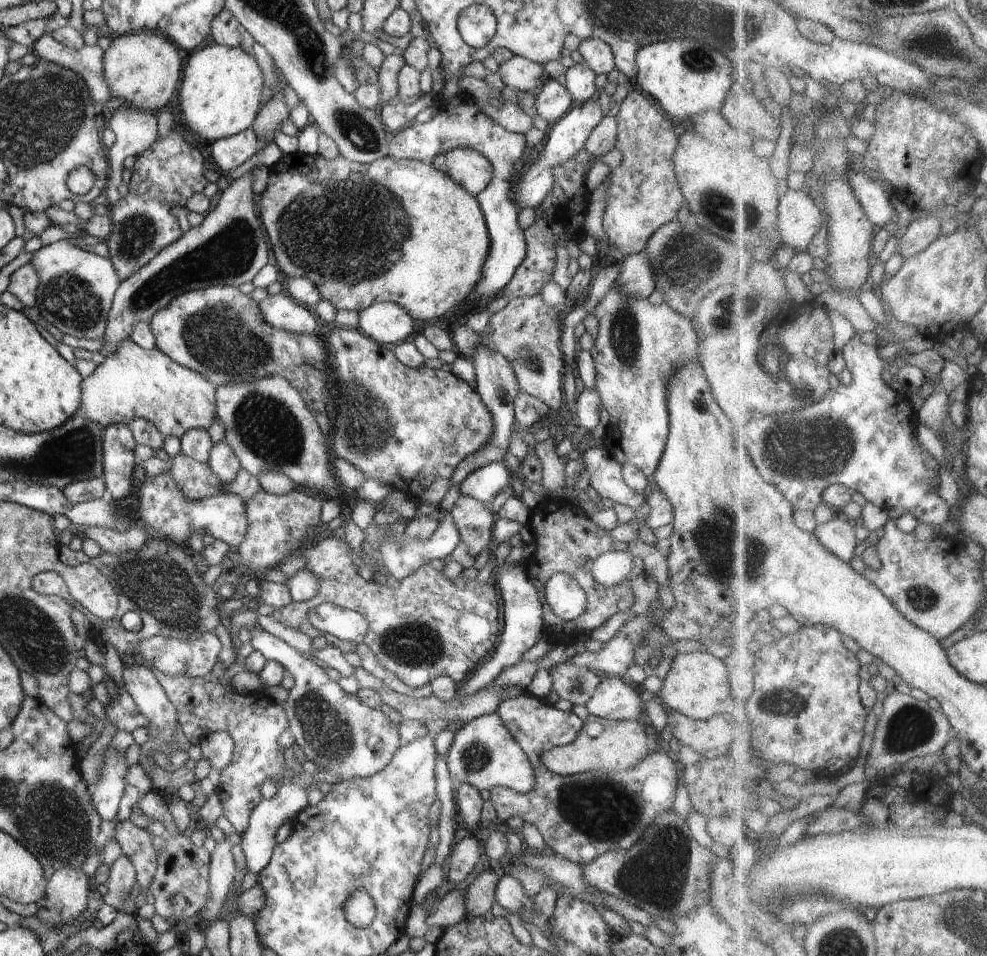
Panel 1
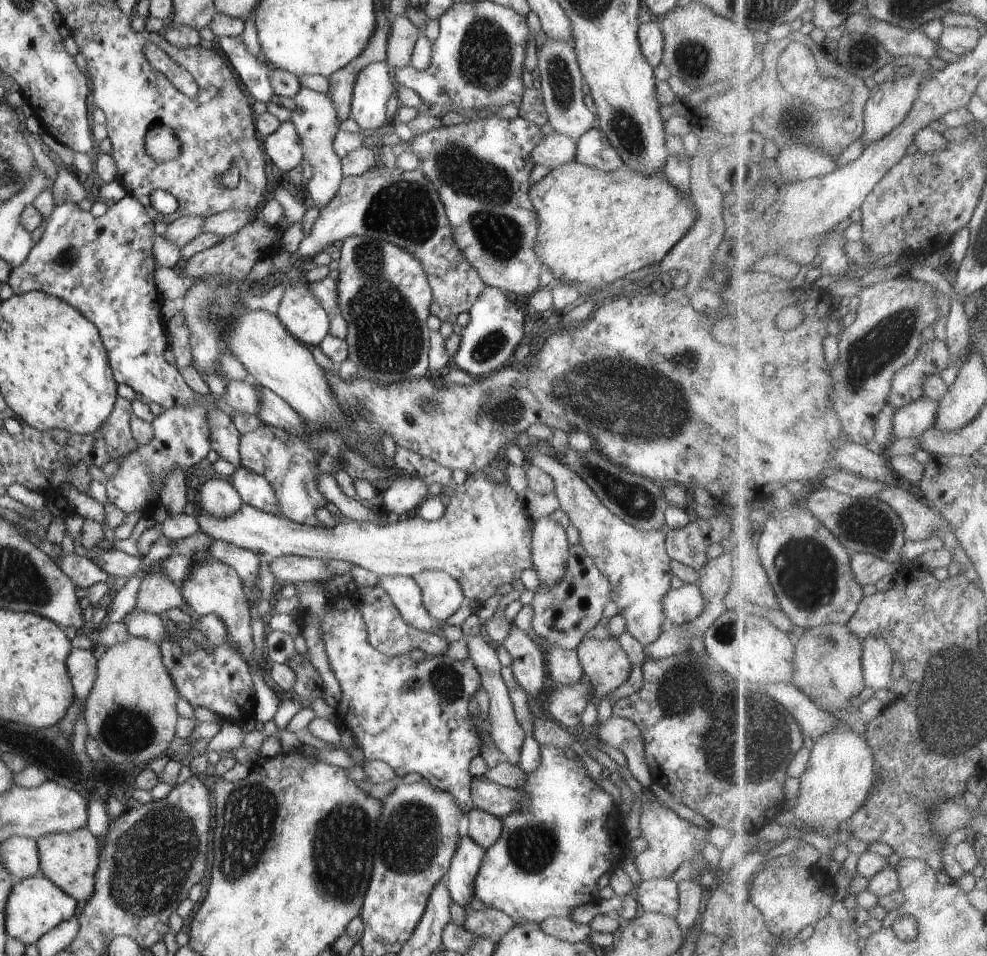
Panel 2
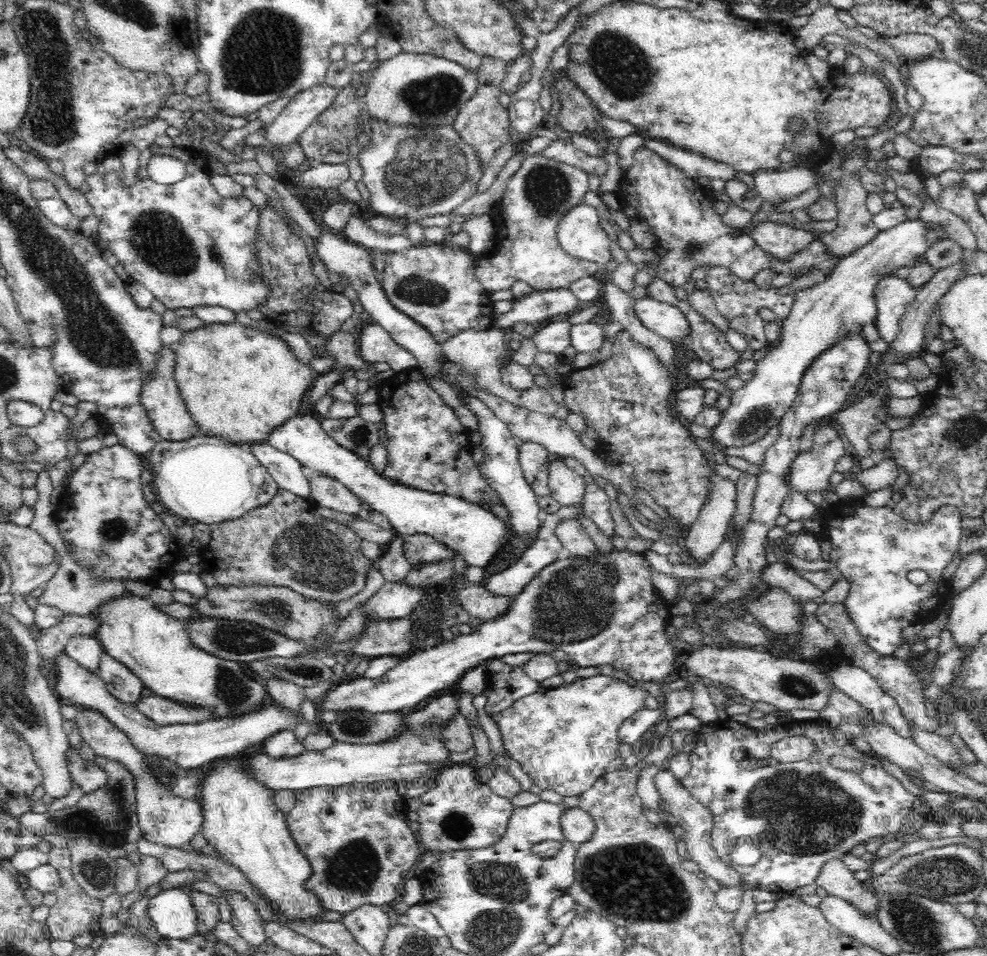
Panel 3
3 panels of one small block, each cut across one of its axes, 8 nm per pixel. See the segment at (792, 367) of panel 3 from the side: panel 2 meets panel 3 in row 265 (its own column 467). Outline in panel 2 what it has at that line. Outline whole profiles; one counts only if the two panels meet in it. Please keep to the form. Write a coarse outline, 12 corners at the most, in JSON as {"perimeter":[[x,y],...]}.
{"perimeter":[[460,838],[443,881],[467,912],[484,848]]}

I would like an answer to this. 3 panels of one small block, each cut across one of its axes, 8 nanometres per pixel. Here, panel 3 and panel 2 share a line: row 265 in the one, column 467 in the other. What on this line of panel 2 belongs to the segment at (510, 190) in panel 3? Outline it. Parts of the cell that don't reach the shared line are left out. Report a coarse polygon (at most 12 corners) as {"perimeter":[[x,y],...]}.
{"perimeter":[[490,468],[434,522],[301,525],[248,504],[204,534],[270,563],[348,561],[382,576],[424,570],[485,605],[532,564],[534,520]]}

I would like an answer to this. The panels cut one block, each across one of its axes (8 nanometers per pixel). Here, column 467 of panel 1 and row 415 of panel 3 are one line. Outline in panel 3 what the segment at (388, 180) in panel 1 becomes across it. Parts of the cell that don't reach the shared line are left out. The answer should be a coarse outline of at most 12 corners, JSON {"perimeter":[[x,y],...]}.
{"perimeter":[[239,322],[184,333],[173,377],[202,435],[245,448],[315,383]]}

